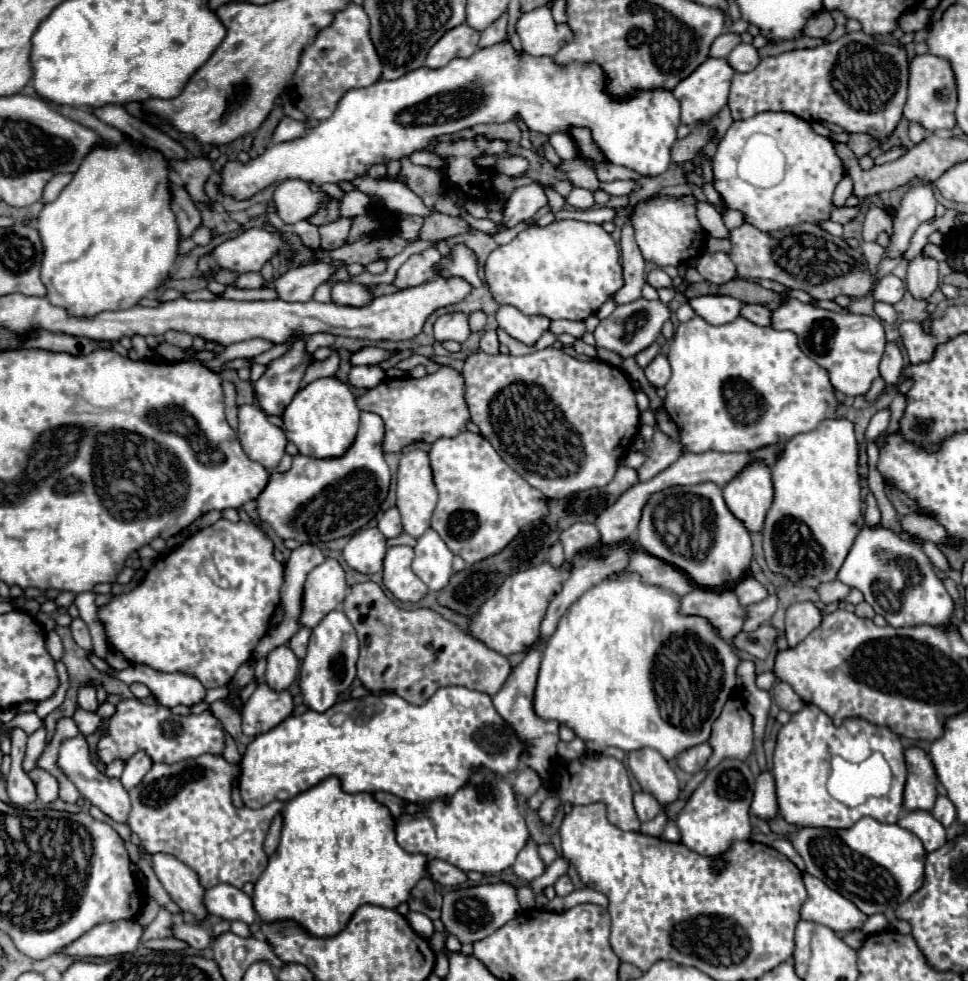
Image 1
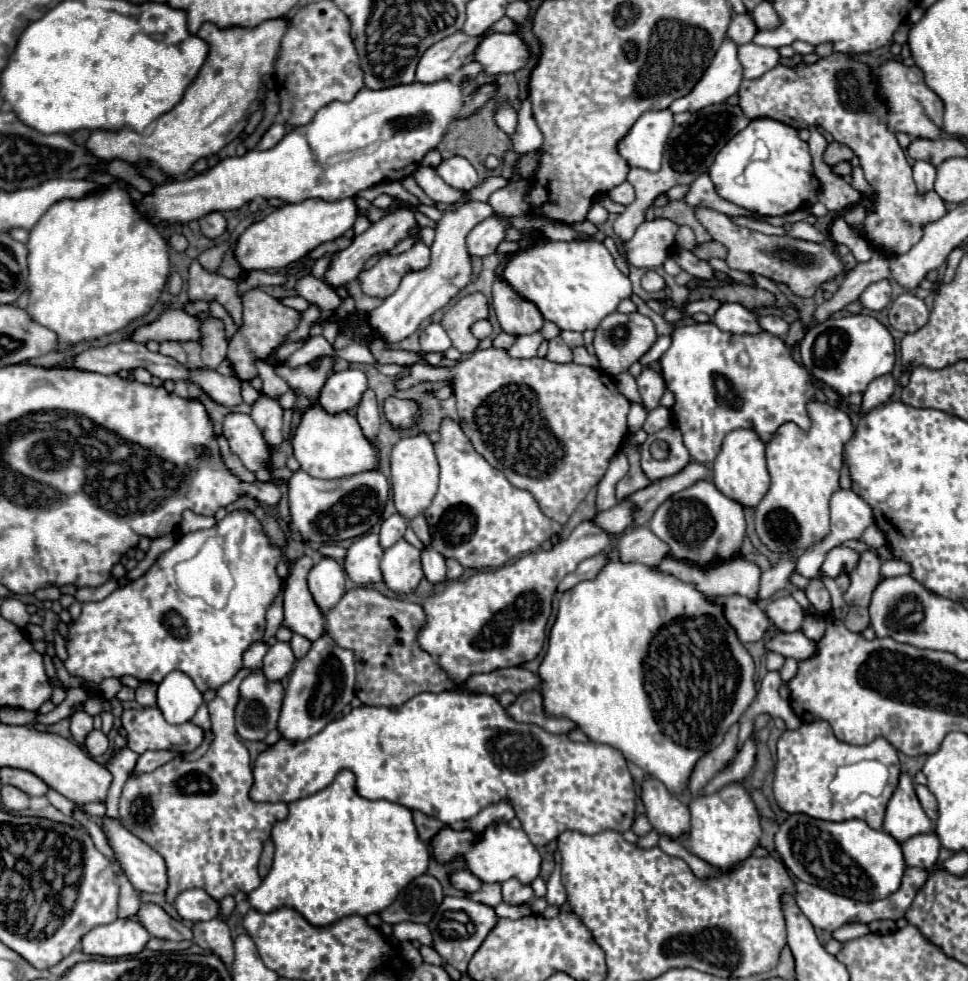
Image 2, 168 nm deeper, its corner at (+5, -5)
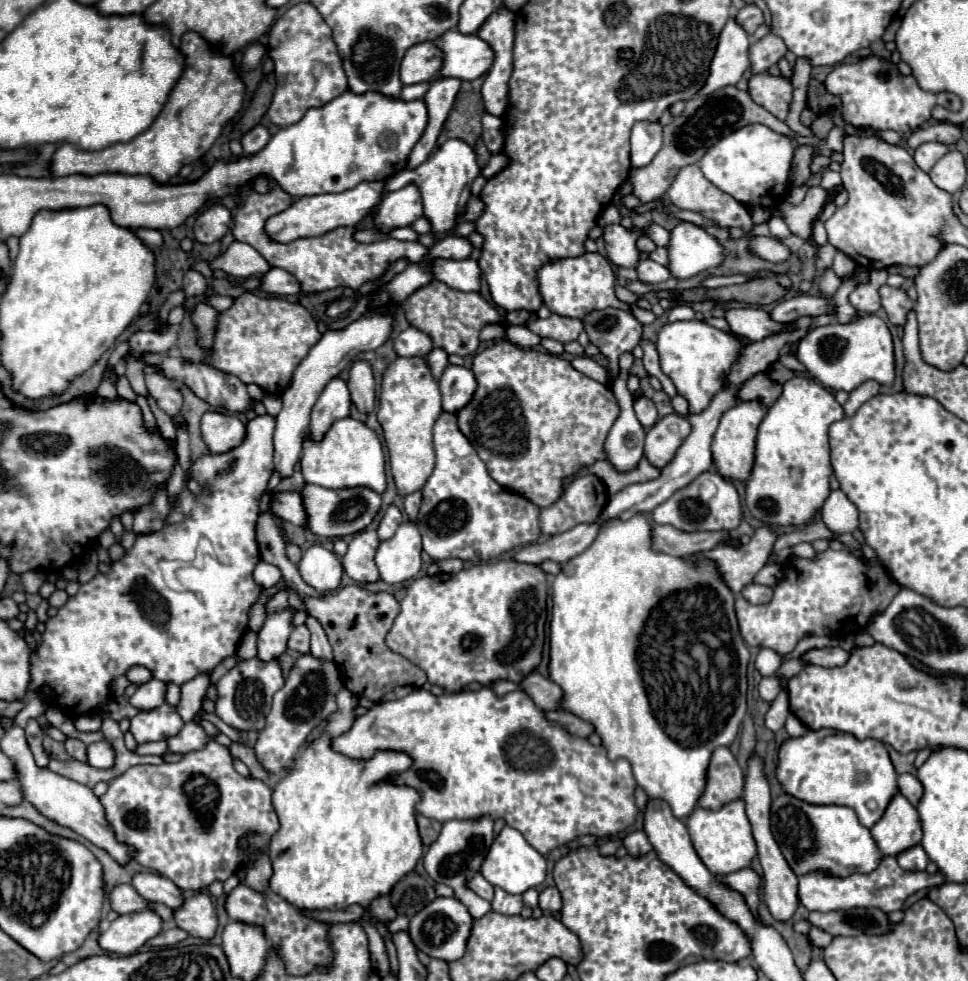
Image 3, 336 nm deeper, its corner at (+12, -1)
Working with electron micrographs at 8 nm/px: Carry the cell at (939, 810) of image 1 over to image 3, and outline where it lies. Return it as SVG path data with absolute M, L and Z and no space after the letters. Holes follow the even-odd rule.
M904 773L904 775L898 777L898 787L900 787L900 793L902 793L912 805L916 805L916 803L920 801L922 793L924 793L922 783L920 783L914 775L910 775L910 773Z

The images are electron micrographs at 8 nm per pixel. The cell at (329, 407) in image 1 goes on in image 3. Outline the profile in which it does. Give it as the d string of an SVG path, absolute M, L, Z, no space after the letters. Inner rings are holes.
M352 417L336 421L320 443L306 437L300 463L302 463L302 475L306 483L312 483L312 485L320 485L326 489L368 487L380 495L386 489L382 443L370 427L366 427L364 423Z

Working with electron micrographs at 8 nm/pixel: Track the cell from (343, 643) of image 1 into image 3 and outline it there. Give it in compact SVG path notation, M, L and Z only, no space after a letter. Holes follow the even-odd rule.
M310 653L302 655L286 677L286 685L276 691L272 701L272 711L266 717L266 727L260 731L258 741L254 745L254 753L258 763L266 773L278 775L284 773L296 759L298 751L304 747L308 735L328 719L328 715L336 709L336 693L342 687L338 669L334 661L316 659Z

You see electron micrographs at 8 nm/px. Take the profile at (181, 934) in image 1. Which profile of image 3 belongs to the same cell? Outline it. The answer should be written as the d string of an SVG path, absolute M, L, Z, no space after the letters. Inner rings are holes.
M116 885L116 887L110 891L108 901L110 901L110 907L112 907L116 913L120 913L120 915L148 909L148 901L142 899L140 895L136 895L136 891L134 891L130 885Z

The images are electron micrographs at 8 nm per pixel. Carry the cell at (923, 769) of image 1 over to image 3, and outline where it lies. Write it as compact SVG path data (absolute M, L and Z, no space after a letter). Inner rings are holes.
M898 793L870 833L882 855L896 857L902 851L918 845L922 839L918 811L908 803L908 799L904 799L904 795Z

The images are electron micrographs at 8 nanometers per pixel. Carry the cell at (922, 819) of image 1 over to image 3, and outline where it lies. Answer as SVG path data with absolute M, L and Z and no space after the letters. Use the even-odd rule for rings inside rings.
M920 845L910 847L908 851L900 853L896 859L898 859L900 867L906 869L906 871L924 871L926 865L928 865L928 855Z

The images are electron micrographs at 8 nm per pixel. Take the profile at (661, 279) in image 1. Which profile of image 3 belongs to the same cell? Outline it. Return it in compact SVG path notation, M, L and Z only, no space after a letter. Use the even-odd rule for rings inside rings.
M650 259L640 261L636 265L636 273L638 273L638 279L644 283L662 283L662 281L670 279L670 271L664 265L654 263Z

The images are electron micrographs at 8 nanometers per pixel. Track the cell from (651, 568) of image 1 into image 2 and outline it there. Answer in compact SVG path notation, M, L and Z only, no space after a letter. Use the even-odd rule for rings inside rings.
M667 557L663 559L663 563L657 565L659 571L667 571L667 575L675 575L679 581L683 583L691 583L695 587L699 587L699 591L703 591L703 595L745 595L745 597L755 597L757 593L757 587L759 587L759 577L761 577L761 571L755 563L749 563L745 561L743 557L735 557L735 559L729 559L729 561L721 561L721 563L715 563L715 565L709 565L709 567L697 567L697 565L691 565L691 563L685 563L685 561L677 561L673 557Z

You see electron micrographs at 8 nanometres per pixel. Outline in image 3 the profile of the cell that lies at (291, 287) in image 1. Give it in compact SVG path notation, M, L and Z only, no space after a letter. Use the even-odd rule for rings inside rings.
M410 183L408 187L384 195L376 213L376 225L380 231L390 231L394 227L412 225L412 221L418 219L420 215L422 215L420 191L416 191L416 187L412 187Z

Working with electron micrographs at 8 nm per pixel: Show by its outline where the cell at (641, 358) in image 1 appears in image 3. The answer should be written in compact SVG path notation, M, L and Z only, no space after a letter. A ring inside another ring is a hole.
M678 305L678 307L672 307L670 313L668 313L668 321L674 323L674 321L682 321L682 319L694 319L694 311L686 305Z

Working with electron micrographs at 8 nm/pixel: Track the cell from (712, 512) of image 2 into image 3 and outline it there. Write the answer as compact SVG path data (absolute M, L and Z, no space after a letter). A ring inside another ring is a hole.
M706 471L700 477L696 477L688 487L682 487L676 491L668 501L658 505L652 513L652 521L658 525L672 525L682 531L732 531L740 525L742 519L742 507L740 497L732 481L726 481L716 471Z

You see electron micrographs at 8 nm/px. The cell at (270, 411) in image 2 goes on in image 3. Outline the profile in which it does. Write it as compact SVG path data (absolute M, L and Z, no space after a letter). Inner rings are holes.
M270 415L256 417L256 419L252 419L252 421L246 425L246 437L244 437L244 441L242 441L238 447L234 447L232 451L228 451L228 453L224 453L224 455L212 455L212 453L208 453L208 455L198 457L198 459L190 465L190 473L186 475L186 481L188 481L188 479L198 481L200 487L202 487L202 491L200 491L198 495L194 495L194 493L188 491L188 487L184 487L182 493L176 495L174 501L172 501L172 505L170 505L168 517L192 517L192 519L188 519L188 521L182 523L182 525L184 525L184 531L192 531L192 533L196 533L198 537L204 537L204 539L208 539L208 541L212 543L212 549L214 549L214 551L212 551L212 555L208 555L208 557L204 559L206 569L202 569L202 587L200 587L196 593L194 593L194 591L174 591L174 589L170 589L170 587L166 585L166 581L164 581L164 577L162 577L162 571L160 571L158 563L160 563L162 559L166 559L166 553L168 553L168 549L170 549L168 543L166 543L166 535L168 535L168 533L170 533L170 535L178 535L178 531L176 531L174 527L164 525L160 531L152 531L152 533L148 533L148 535L138 535L134 547L132 547L130 551L126 551L122 559L110 563L110 571L108 571L108 573L98 573L98 575L96 575L94 579L90 579L88 583L82 583L80 589L78 589L78 593L76 593L74 597L70 597L68 603L66 603L64 607L60 607L58 613L56 613L54 617L48 617L48 621L44 623L46 629L44 629L44 633L42 633L42 641L40 641L40 643L32 649L32 653L30 653L30 679L32 679L32 683L28 685L28 693L36 693L40 687L50 687L50 691L52 691L52 695L54 695L52 705L58 707L66 717L80 717L80 715L98 711L98 709L110 699L110 683L112 683L116 677L126 675L126 671L128 671L130 667L134 667L134 665L148 667L148 669L152 671L152 675L154 675L156 679L160 679L160 681L182 685L182 683L194 679L198 673L212 671L222 659L226 659L226 657L230 657L230 655L236 653L238 643L240 643L242 635L244 635L246 629L248 629L248 609L256 603L256 599L258 599L258 595L260 595L260 591L262 591L262 587L252 579L252 571L254 571L256 563L260 561L258 543L256 543L256 519L258 519L258 511L260 511L260 499L262 499L262 495L266 493L266 487L268 487L268 481L270 481L270 475L272 475L272 469L274 469L274 461L272 461L272 455L274 455L274 449L272 449L272 433L274 433L274 419L272 419Z

